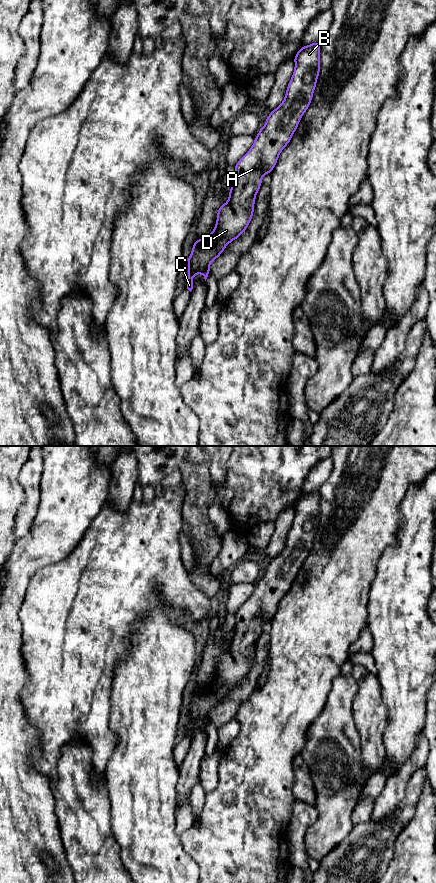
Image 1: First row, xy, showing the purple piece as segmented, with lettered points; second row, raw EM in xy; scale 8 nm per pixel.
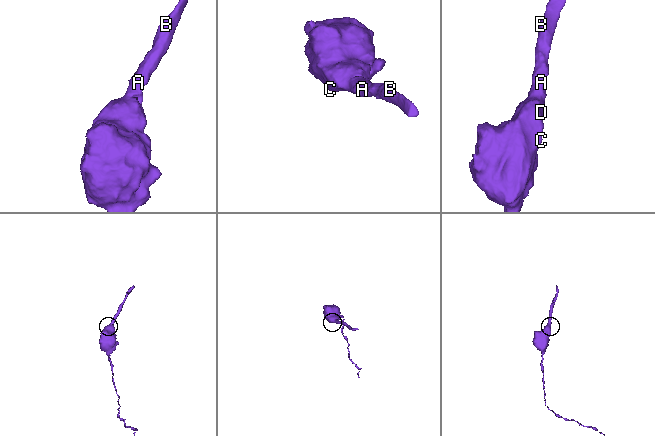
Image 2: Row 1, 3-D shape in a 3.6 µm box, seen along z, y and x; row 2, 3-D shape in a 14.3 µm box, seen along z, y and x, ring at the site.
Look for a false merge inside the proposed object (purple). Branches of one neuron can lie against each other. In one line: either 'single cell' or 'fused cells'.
single cell

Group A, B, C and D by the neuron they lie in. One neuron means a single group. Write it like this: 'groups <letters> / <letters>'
groups A B C D

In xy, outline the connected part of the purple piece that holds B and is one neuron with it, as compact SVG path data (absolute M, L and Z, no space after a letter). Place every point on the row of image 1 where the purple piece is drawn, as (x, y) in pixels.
M320 41L302 46L294 56L294 62L294 72L283 102L271 111L252 147L234 166L236 177L228 193L228 201L217 211L213 231L193 244L187 258L186 287L190 292L194 275L203 274L206 281L211 262L249 226L262 177L271 173L311 104L320 73Z

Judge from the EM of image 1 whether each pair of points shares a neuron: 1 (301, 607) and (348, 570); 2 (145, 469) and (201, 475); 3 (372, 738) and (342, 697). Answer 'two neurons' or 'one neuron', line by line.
1: one neuron
2: two neurons
3: two neurons

